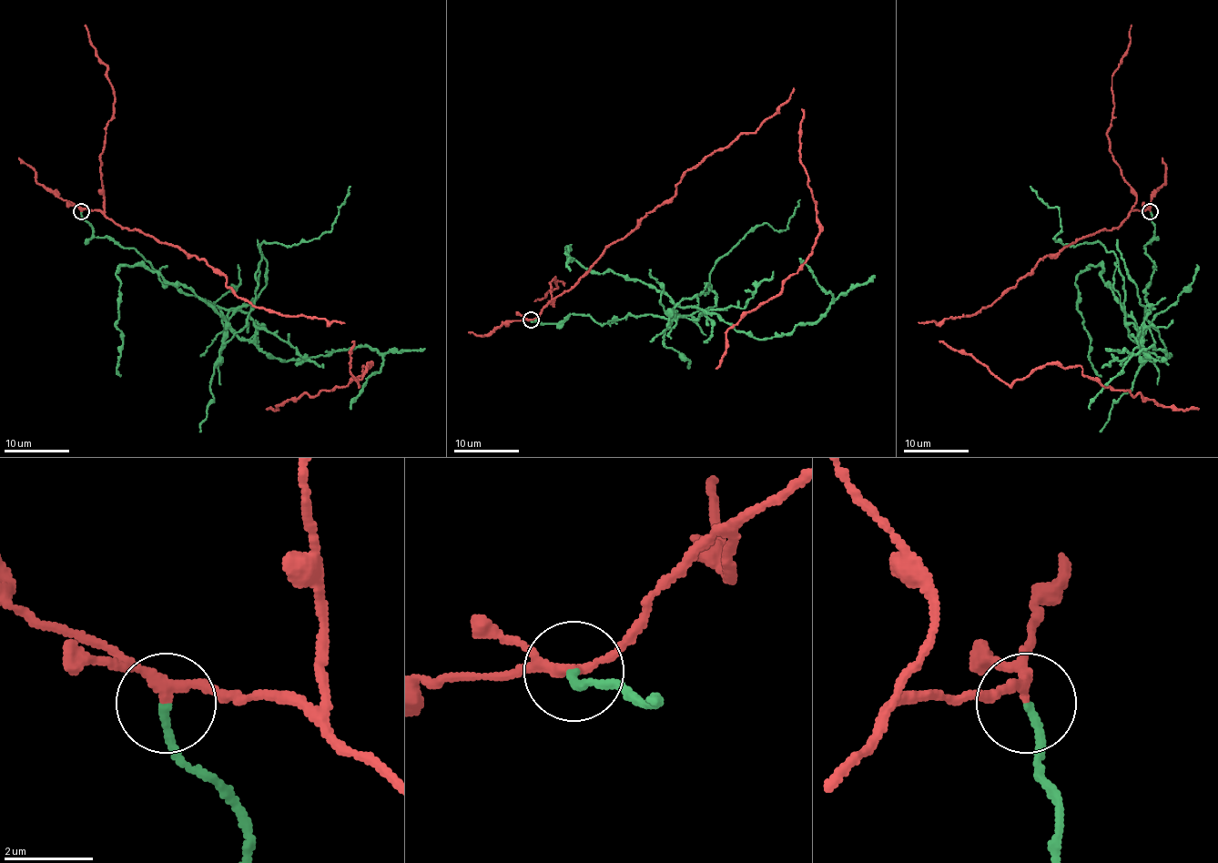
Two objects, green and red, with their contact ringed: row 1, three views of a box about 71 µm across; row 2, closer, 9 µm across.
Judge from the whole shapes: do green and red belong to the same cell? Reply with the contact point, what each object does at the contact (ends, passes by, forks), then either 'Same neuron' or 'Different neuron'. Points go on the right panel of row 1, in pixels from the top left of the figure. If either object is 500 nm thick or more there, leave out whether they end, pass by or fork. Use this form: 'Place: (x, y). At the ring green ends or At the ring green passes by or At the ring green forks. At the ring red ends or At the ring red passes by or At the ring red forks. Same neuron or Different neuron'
Place: (1150, 211). At the ring green ends. At the ring red passes by. Different neuron

